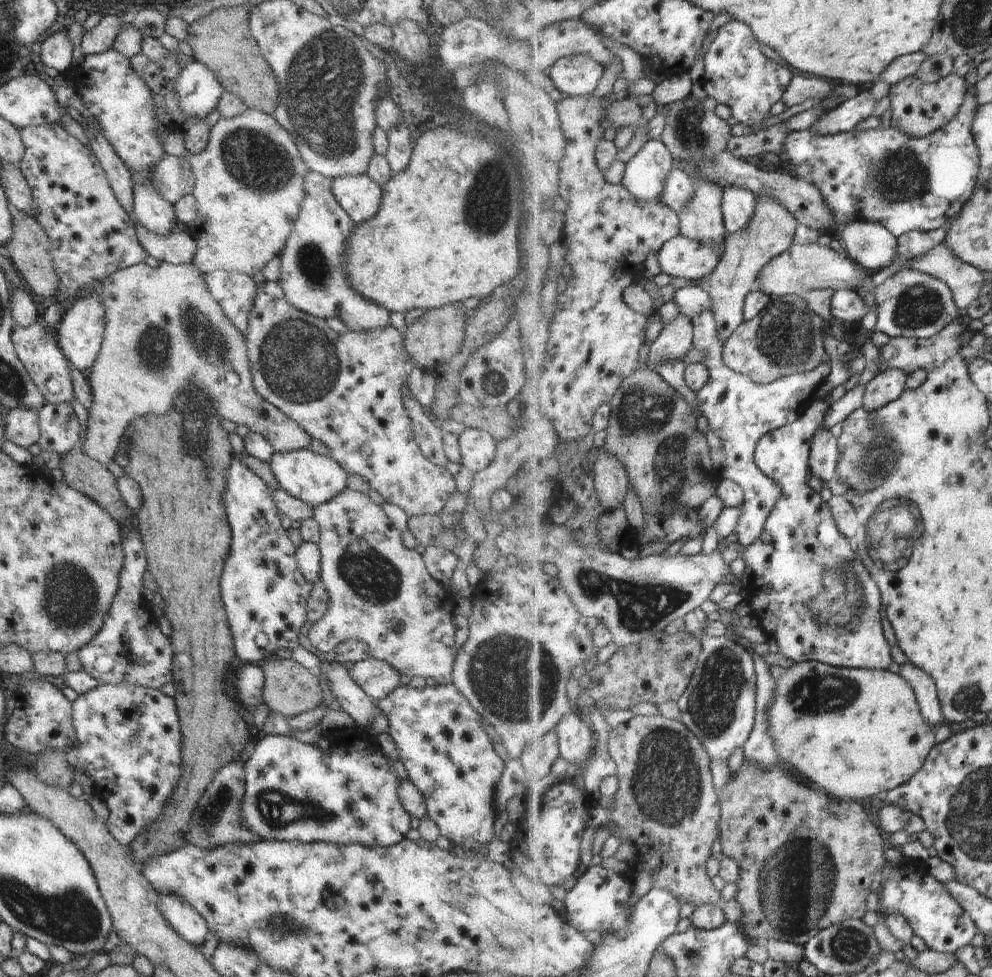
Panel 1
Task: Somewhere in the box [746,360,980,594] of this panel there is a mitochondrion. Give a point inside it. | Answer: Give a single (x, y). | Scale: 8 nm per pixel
(891, 525)

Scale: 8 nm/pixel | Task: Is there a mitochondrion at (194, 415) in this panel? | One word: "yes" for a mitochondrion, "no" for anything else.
yes

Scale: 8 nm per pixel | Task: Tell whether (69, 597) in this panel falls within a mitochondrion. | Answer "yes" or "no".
yes

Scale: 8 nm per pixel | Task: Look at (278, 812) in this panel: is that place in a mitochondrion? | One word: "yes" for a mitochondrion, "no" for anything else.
yes

